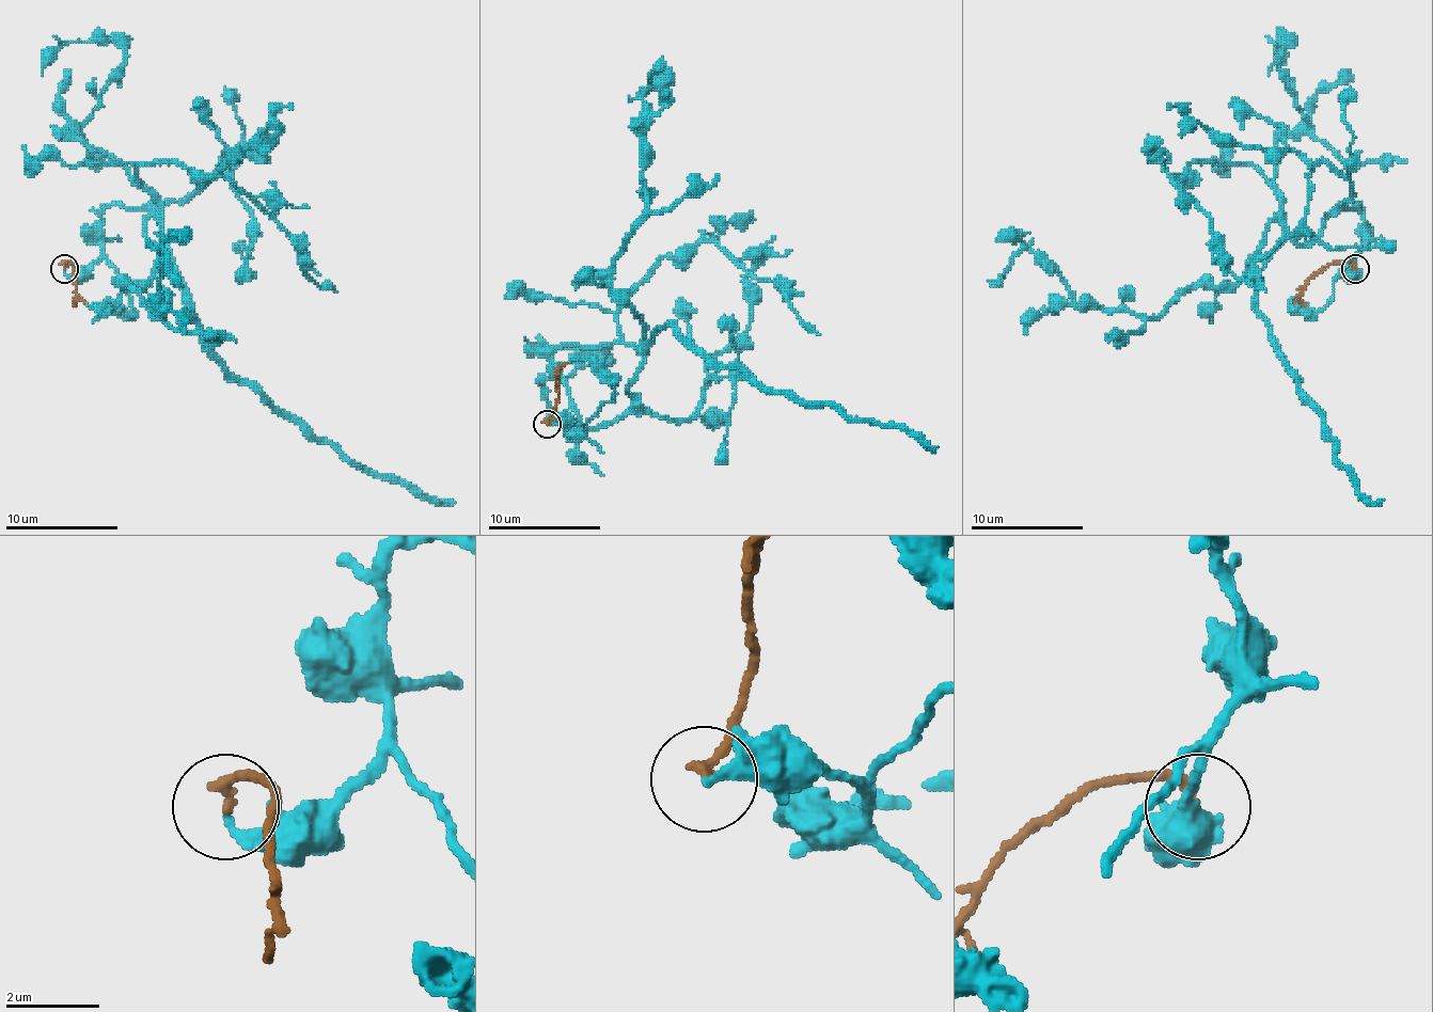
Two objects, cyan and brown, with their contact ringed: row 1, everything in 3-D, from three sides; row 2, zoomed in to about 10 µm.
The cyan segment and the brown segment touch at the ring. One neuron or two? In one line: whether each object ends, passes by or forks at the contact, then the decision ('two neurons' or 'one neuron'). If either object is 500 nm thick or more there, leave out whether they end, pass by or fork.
cyan ends; brown ends; two neurons

